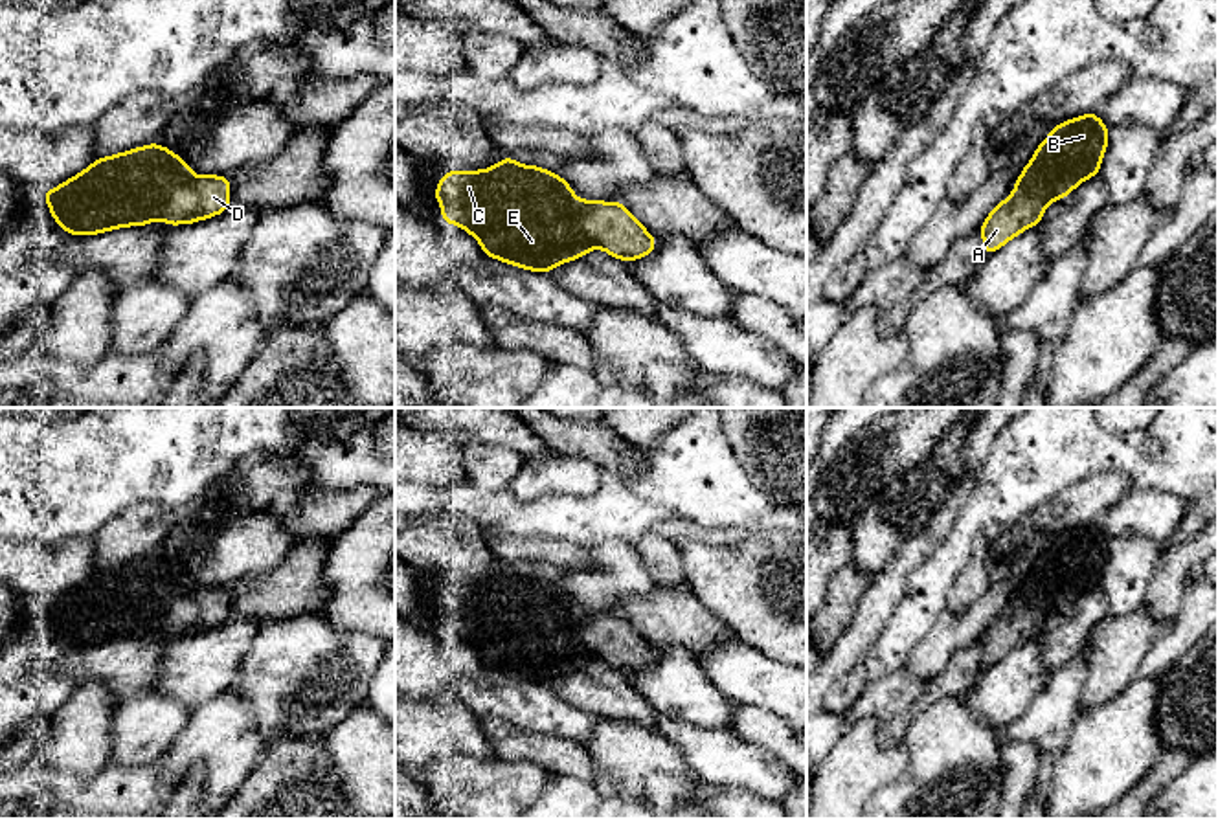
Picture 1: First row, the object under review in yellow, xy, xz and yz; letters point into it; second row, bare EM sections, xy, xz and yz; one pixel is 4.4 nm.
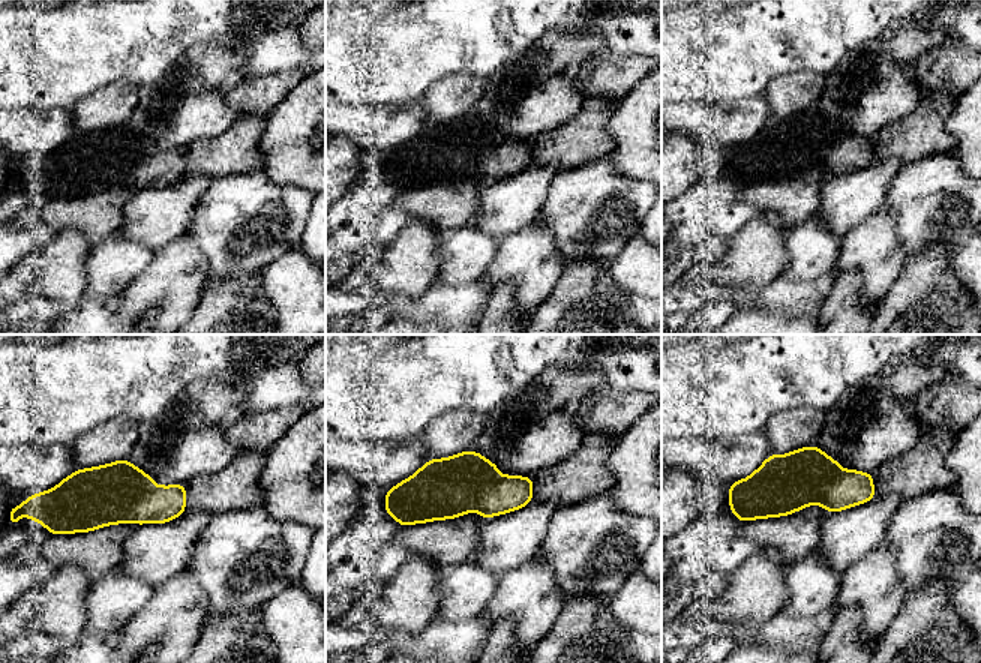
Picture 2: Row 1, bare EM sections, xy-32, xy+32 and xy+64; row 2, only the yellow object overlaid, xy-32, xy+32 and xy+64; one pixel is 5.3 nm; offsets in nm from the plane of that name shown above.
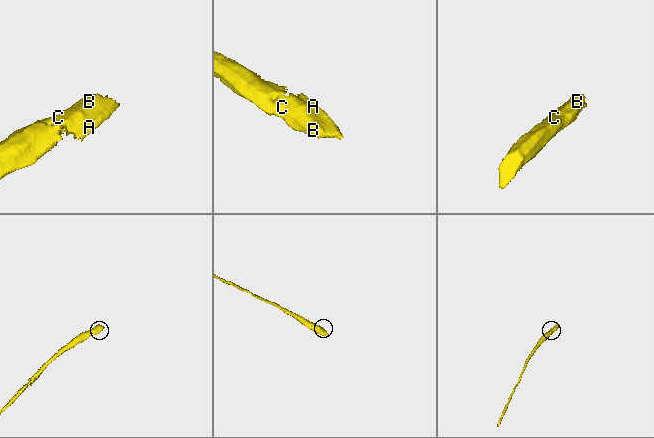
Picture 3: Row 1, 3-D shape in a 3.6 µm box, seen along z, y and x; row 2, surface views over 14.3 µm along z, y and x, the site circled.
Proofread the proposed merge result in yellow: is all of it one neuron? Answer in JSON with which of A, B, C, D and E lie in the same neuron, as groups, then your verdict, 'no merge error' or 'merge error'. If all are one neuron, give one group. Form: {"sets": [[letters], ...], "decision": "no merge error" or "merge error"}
{"sets": [["A", "B", "C", "D", "E"]], "decision": "no merge error"}

